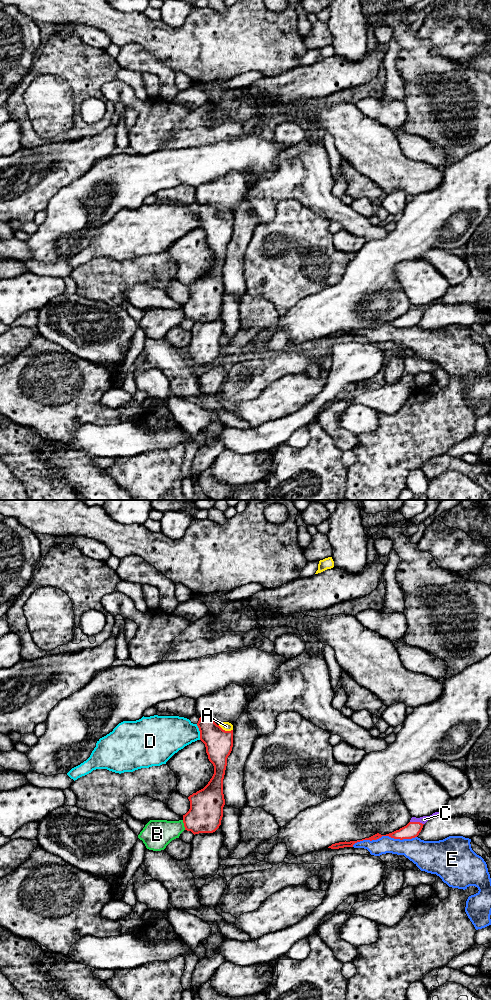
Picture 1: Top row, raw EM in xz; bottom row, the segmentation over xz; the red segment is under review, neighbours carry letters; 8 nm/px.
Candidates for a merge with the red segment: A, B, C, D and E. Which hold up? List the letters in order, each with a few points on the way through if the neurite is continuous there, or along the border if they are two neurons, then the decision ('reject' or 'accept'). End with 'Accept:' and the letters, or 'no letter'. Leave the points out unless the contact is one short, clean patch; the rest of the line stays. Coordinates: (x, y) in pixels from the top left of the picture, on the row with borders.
A: runs through xz (218, 742), (224, 730), (226, 726); accept
B: border along xz (182, 820), (185, 829); reject
C: reject
D: reject
E: reject
Accept: A

